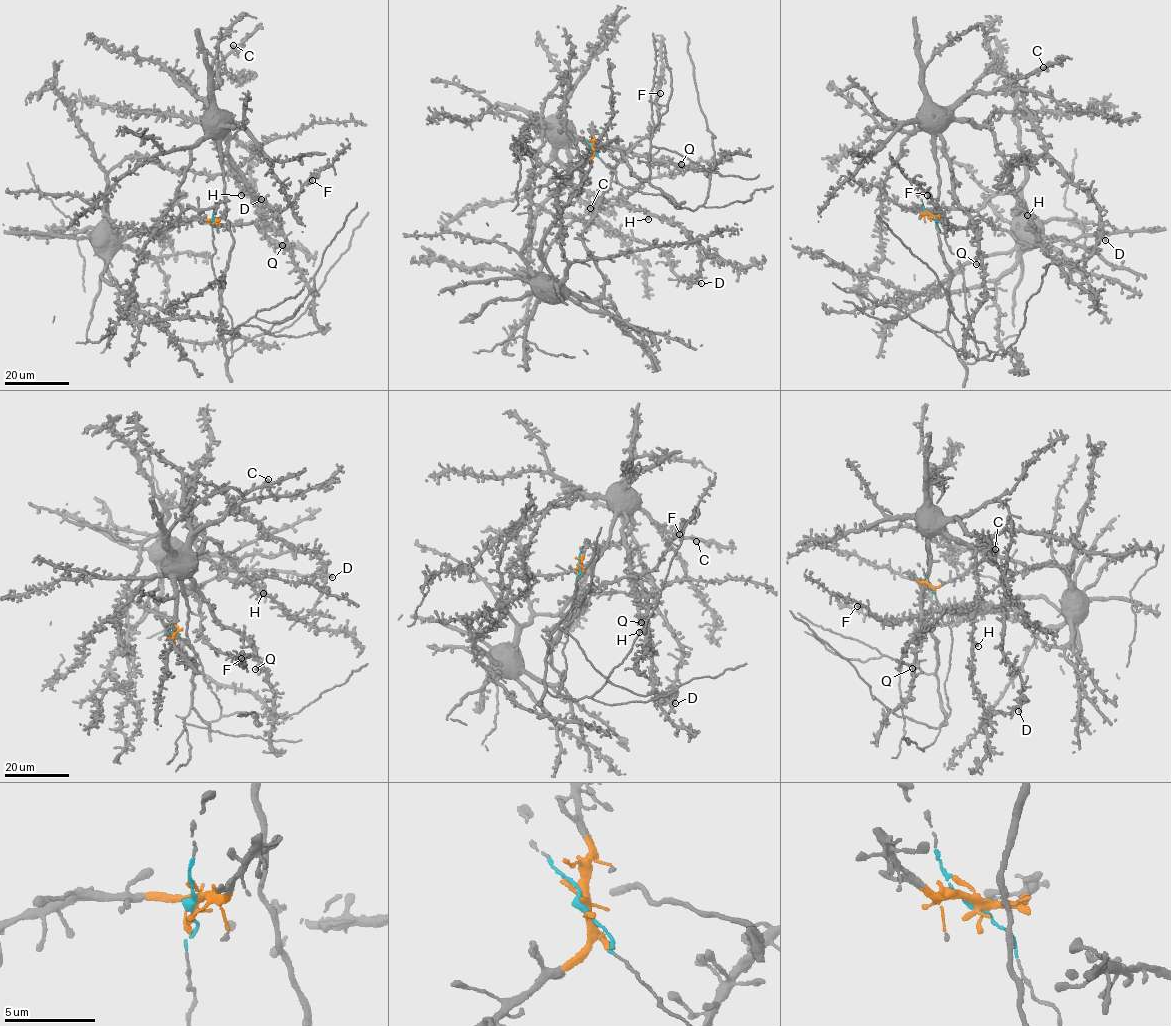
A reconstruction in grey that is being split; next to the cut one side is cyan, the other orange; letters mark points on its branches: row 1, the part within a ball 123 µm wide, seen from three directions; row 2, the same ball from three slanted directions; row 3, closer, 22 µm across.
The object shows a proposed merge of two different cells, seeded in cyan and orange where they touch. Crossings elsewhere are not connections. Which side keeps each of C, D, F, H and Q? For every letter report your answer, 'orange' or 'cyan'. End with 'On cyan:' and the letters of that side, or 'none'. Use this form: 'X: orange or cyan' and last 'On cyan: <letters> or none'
C: cyan
D: cyan
F: orange
H: cyan
Q: cyan
On cyan: C, D, H, Q

